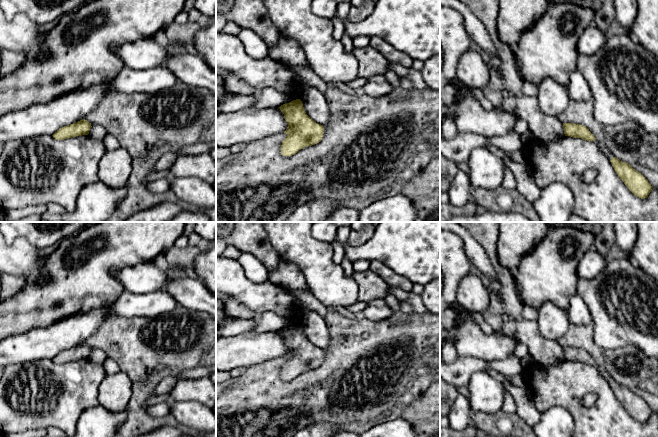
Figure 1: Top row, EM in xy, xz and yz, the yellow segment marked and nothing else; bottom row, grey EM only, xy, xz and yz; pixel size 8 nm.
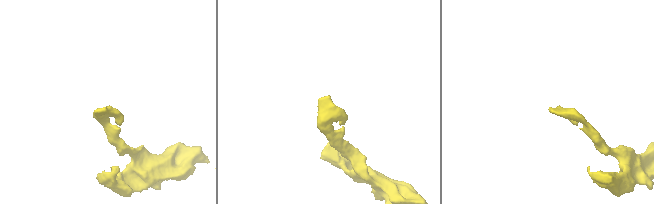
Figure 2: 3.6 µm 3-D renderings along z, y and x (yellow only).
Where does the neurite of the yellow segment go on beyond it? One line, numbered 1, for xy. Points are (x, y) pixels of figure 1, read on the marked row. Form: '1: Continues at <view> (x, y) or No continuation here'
1: No continuation here

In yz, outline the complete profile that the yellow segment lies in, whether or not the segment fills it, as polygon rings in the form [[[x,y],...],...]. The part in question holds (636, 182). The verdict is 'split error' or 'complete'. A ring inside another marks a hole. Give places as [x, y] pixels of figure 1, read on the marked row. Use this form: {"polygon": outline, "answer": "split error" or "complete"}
{"polygon": [[[613,157],[610,162],[618,177],[634,195],[641,199],[648,197],[653,187],[641,173],[633,169],[630,164],[622,162],[616,157]]], "answer": "complete"}

